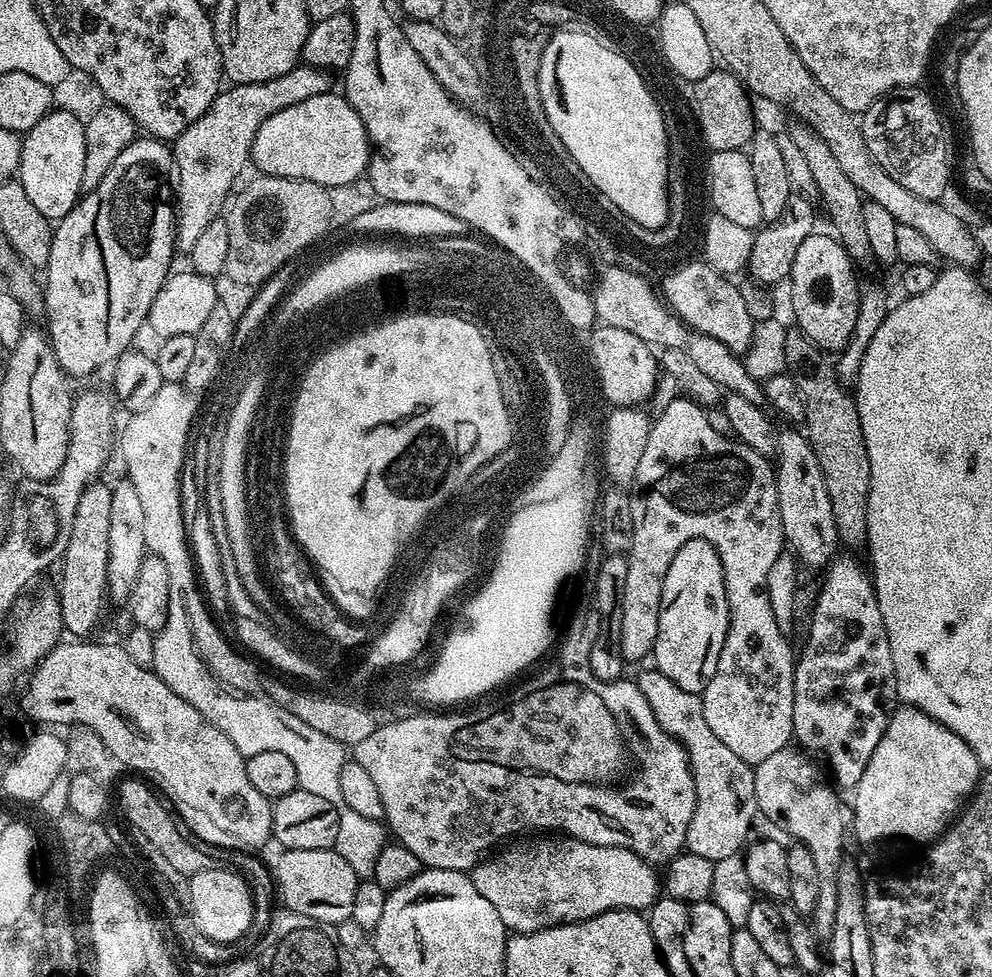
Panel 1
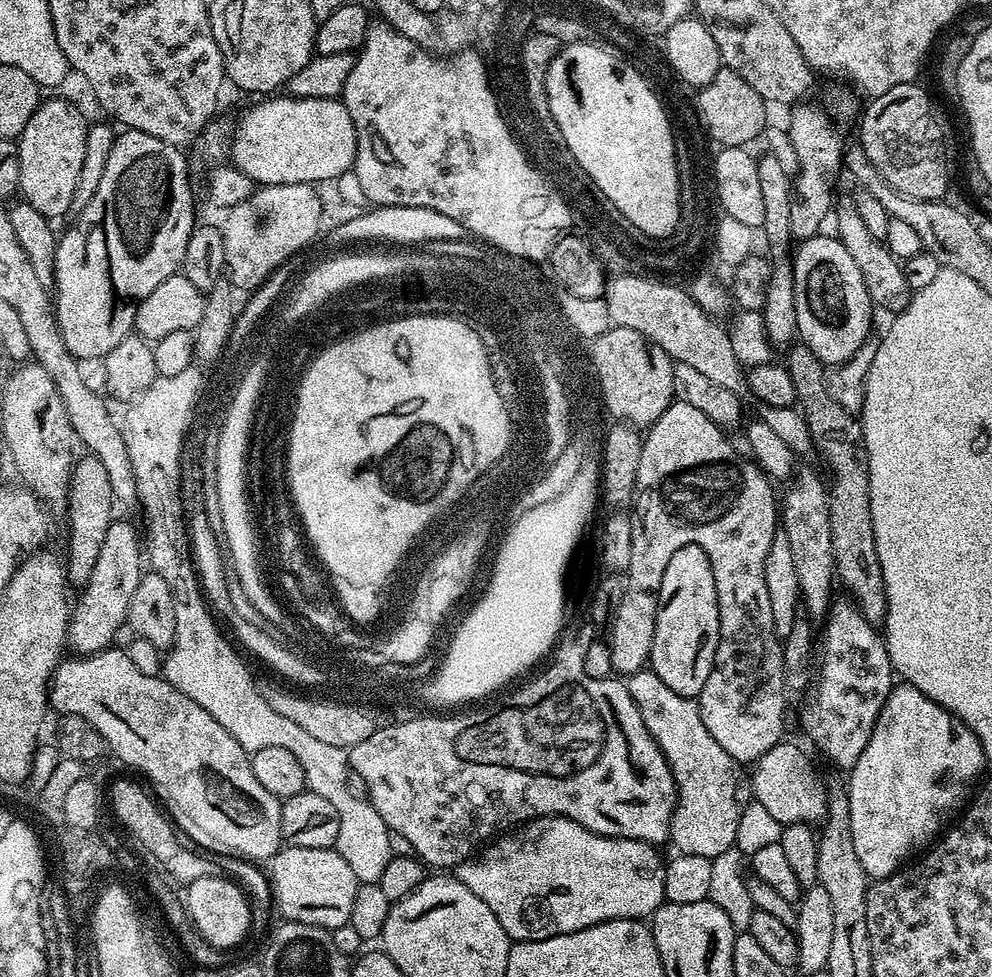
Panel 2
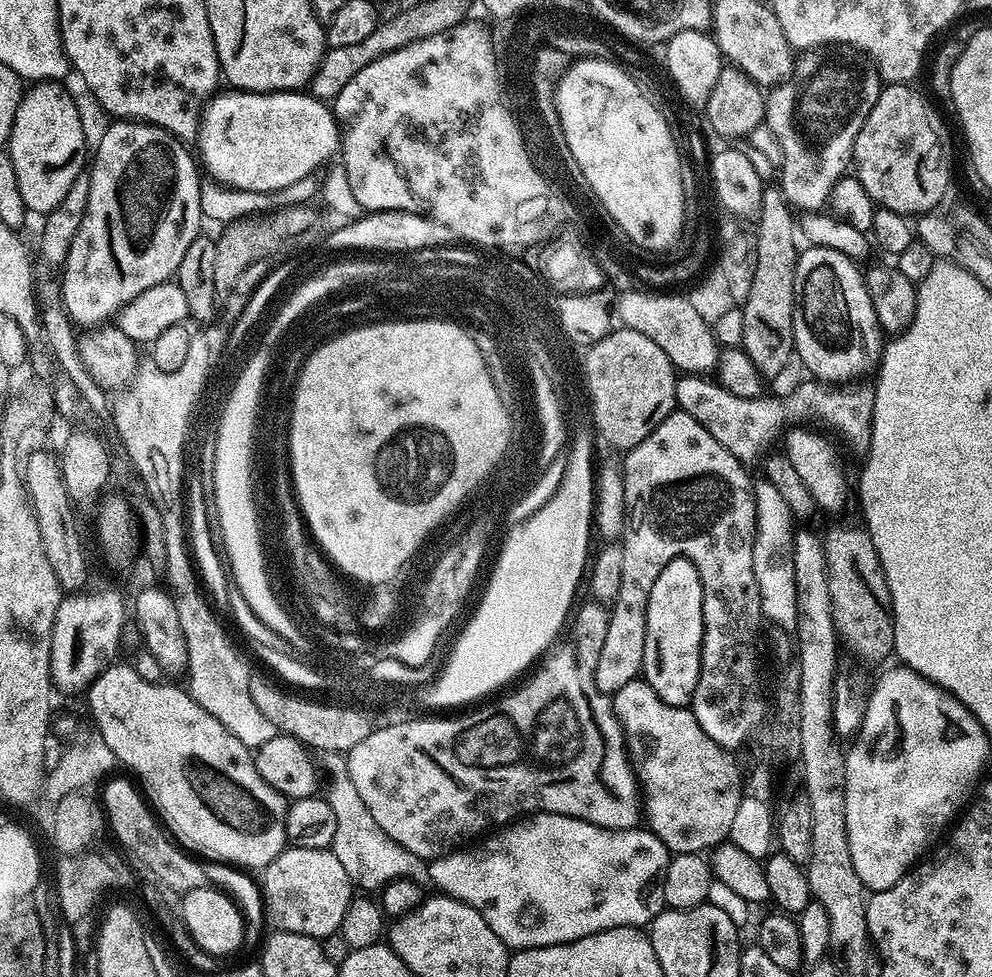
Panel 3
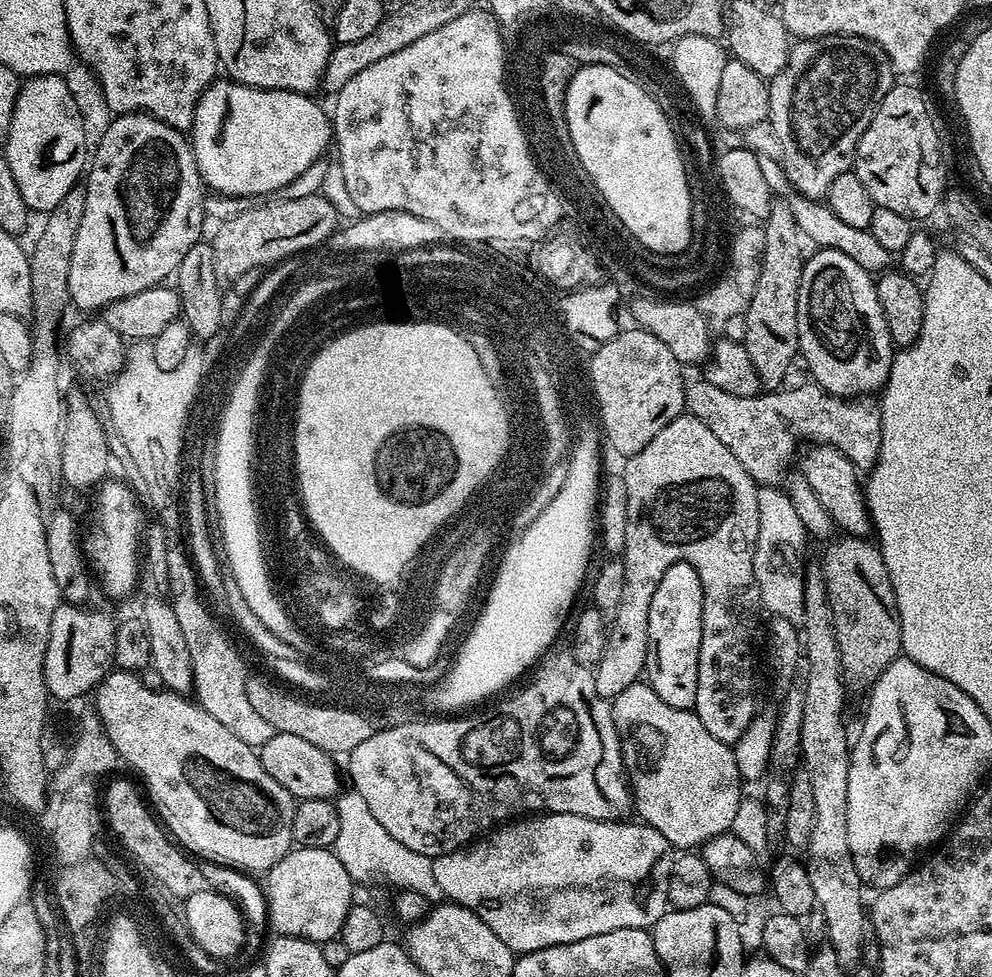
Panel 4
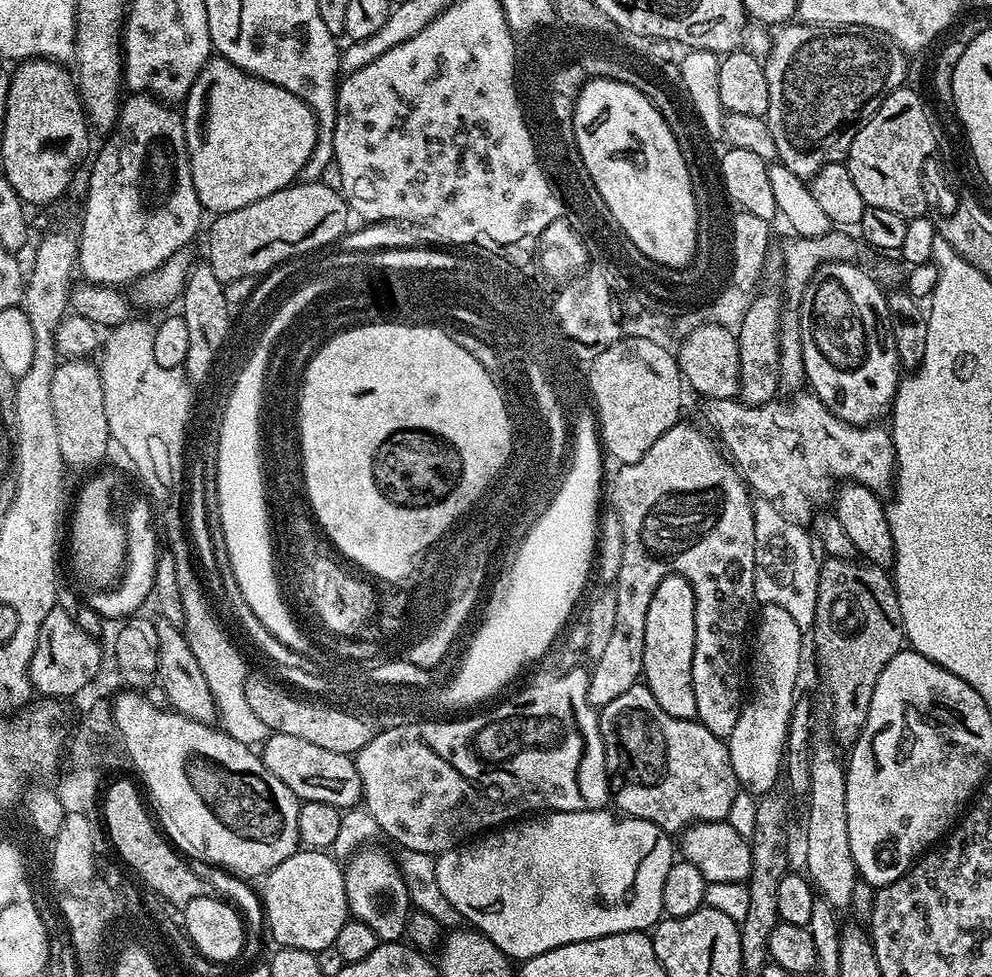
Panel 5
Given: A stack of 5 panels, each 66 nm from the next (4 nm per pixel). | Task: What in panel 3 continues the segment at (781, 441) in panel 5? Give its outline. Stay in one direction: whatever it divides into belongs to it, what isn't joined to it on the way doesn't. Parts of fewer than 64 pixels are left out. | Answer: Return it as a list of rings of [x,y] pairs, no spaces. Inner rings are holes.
[[[684,374],[676,382],[676,406],[679,411],[690,414],[690,418],[702,422],[712,437],[741,462],[754,459],[776,435],[779,437],[789,426],[803,423],[803,419],[813,412],[817,412],[832,427],[838,428],[862,450],[867,449],[872,442],[875,383],[868,381],[867,384],[864,378],[832,385],[812,378],[808,380],[786,396],[765,394],[758,398],[738,398],[738,394],[730,394],[730,390],[707,375]]]

